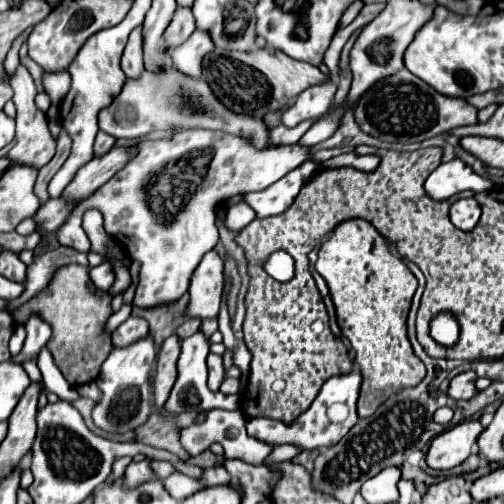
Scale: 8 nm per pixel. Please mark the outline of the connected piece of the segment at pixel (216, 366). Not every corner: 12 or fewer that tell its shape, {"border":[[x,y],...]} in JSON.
{"border":[[208,356],[208,386],[218,390],[224,380],[222,356]]}

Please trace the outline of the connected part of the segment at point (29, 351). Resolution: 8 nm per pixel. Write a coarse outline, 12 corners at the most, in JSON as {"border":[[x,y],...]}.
{"border":[[32,316],[26,324],[26,342],[10,360],[24,364],[38,358],[50,338],[50,326]]}

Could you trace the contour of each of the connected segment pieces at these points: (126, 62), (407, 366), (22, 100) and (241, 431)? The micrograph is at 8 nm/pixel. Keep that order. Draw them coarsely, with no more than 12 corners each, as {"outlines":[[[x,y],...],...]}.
{"outlines":[[[142,24],[128,36],[122,54],[122,70],[138,78],[142,62]],[[366,220],[318,250],[362,370],[358,416],[424,364],[406,318],[416,276]],[[24,66],[10,80],[16,142],[8,158],[42,168],[56,152]],[[210,410],[184,428],[182,446],[198,456],[214,442],[226,458],[262,464],[270,444],[246,434],[240,410]]]}

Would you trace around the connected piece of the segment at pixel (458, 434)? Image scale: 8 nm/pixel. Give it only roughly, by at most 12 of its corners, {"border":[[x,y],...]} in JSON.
{"border":[[466,420],[442,432],[426,456],[450,470],[470,456],[484,426]]}

